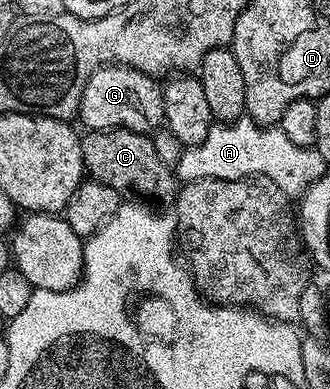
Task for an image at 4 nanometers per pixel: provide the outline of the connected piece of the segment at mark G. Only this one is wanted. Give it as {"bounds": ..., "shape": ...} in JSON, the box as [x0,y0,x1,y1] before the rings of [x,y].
{"bounds":[77,67,164,135],"shape":[[[98,67],[81,93],[77,119],[84,123],[87,131],[114,131],[116,127],[123,127],[142,135],[154,133],[164,126],[163,88],[152,76],[132,67]]]}

